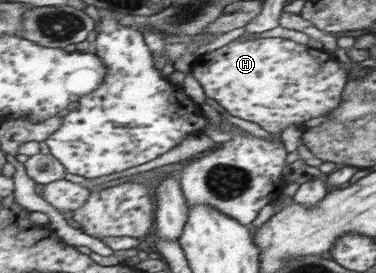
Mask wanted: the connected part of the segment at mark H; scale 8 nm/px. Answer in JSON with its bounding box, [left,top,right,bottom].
[192,38,349,135]

